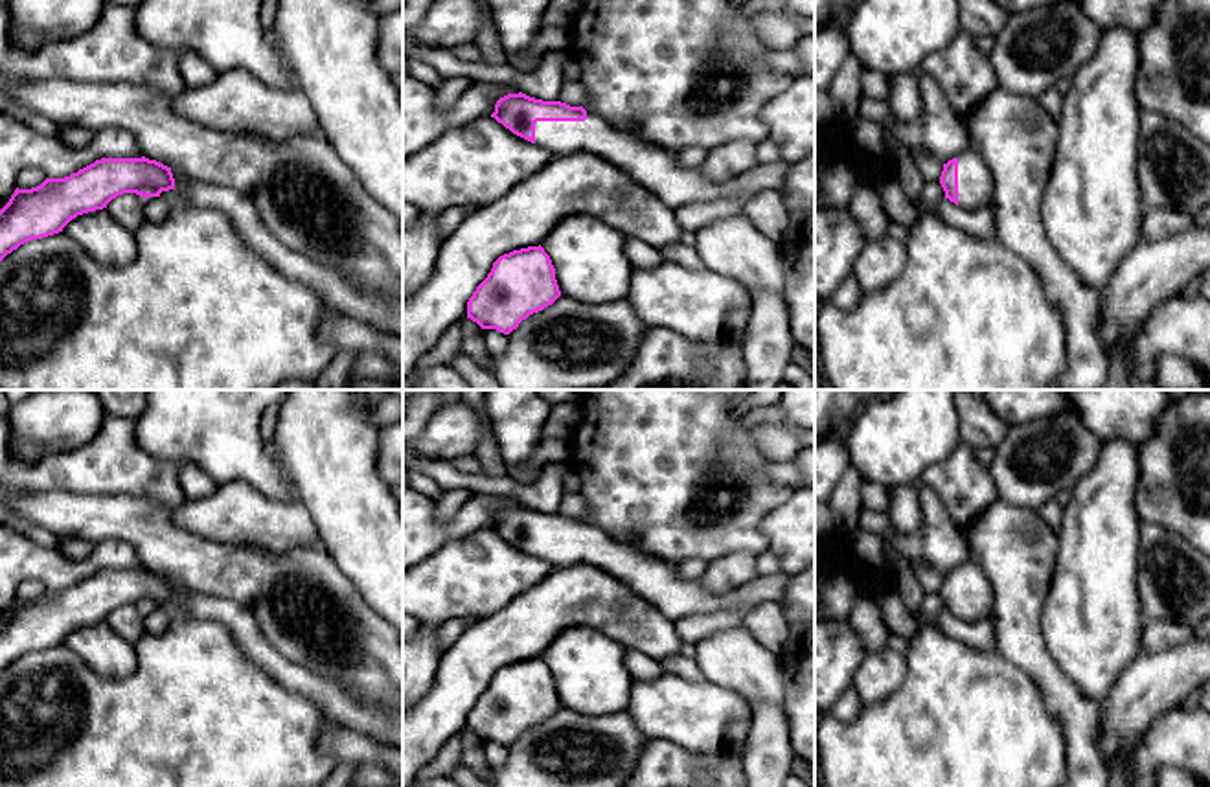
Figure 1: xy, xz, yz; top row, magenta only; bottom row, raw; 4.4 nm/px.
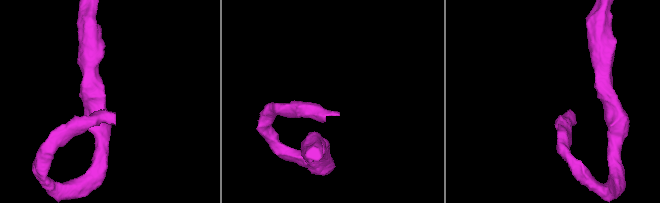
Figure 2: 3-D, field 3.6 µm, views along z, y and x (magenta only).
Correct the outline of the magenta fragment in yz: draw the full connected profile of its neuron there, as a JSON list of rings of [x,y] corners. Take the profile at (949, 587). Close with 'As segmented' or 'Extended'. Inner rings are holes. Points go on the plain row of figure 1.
[[[973,559],[943,576],[940,596],[945,610],[964,622],[976,623],[993,618],[995,598],[989,579]]]. Extended

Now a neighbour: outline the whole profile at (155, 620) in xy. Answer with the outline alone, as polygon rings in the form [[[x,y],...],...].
[[[147,609],[143,612],[143,625],[145,625],[145,631],[147,633],[160,634],[160,633],[166,633],[167,631],[167,627],[171,625],[171,620],[160,609]]]

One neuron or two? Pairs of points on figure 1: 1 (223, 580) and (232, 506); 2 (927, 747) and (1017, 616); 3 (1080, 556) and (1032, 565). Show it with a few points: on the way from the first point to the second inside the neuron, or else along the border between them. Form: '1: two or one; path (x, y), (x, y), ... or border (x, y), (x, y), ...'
1: two; border (186, 528), (217, 541), (260, 545), (269, 552)
2: two; border (995, 648), (1030, 675)
3: two; border (1058, 532), (1058, 563), (1045, 604)

